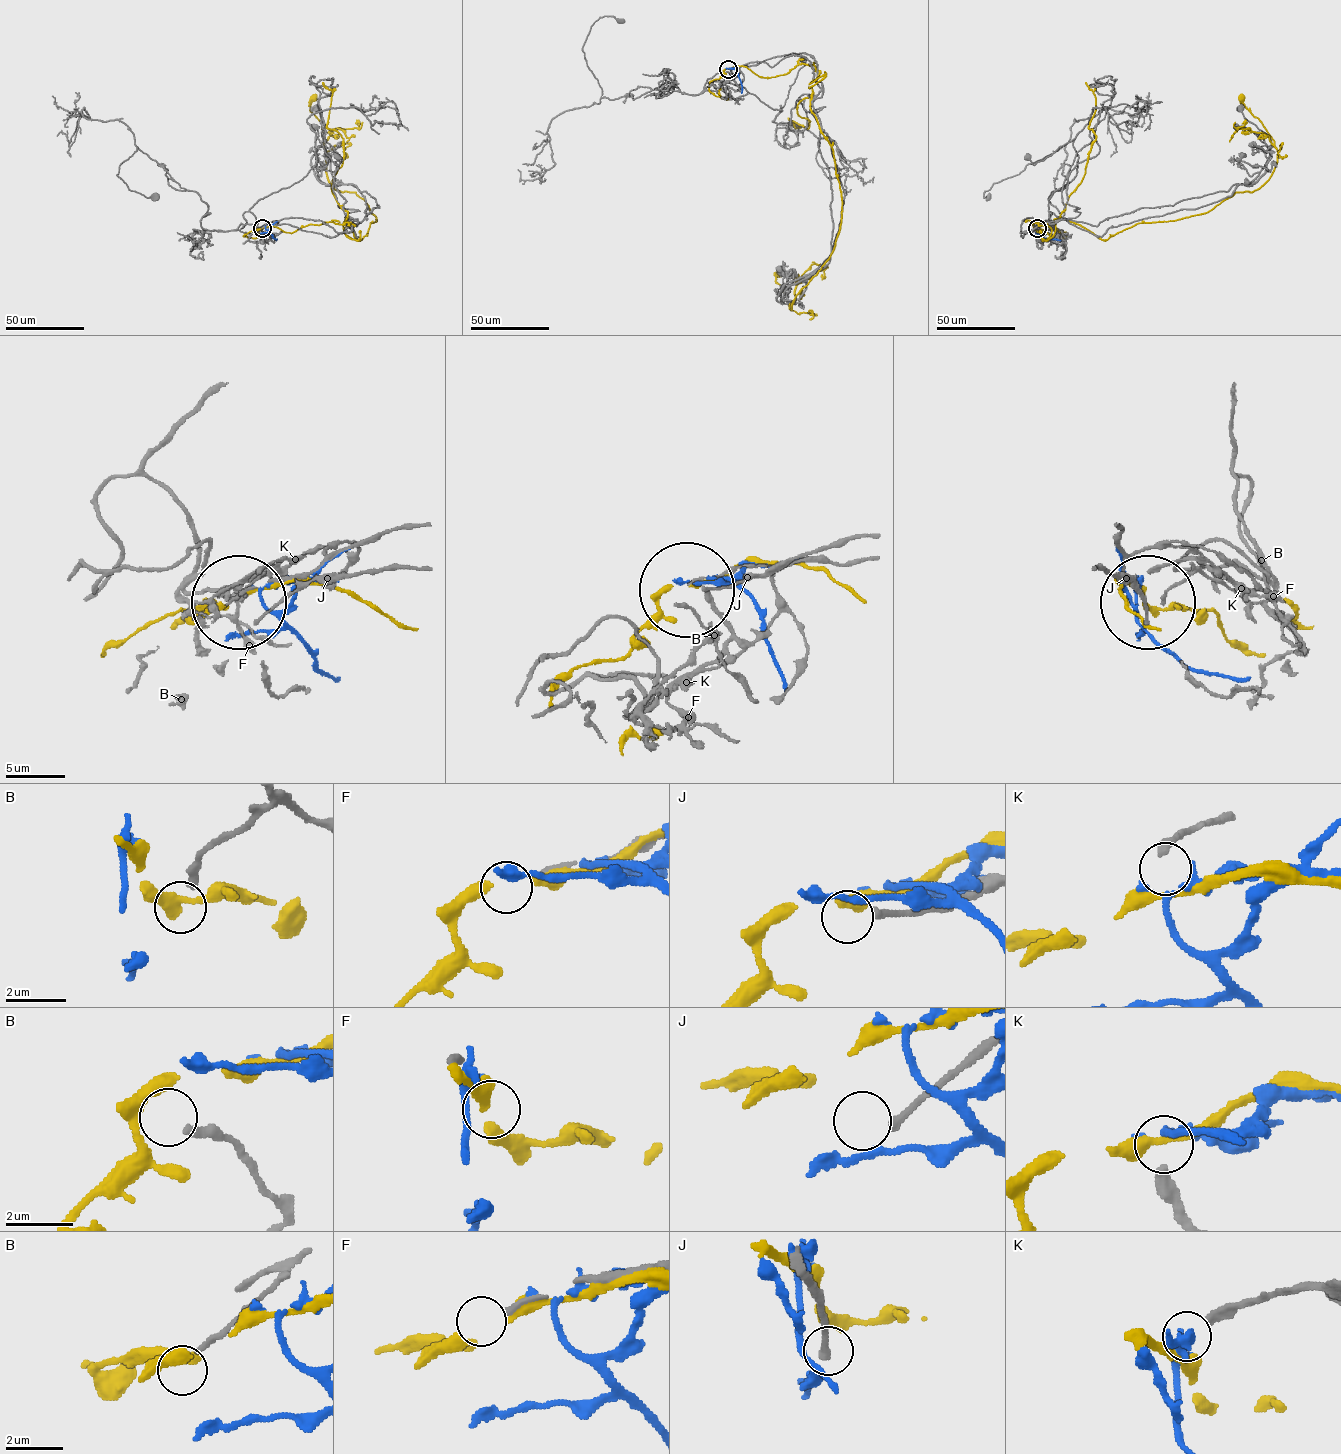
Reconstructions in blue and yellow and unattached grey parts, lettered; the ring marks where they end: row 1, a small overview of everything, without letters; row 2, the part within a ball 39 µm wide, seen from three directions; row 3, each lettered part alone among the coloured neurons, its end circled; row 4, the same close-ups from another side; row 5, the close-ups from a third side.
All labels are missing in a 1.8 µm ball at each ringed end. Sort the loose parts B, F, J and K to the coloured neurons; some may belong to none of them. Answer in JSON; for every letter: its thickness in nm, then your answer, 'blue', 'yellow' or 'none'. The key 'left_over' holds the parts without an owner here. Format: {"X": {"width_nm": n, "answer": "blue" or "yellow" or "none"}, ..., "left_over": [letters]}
{"B": {"width_nm": 200, "answer": "none"}, "F": {"width_nm": 190, "answer": "none"}, "J": {"width_nm": 280, "answer": "none"}, "K": {"width_nm": 360, "answer": "blue"}, "left_over": ["B", "F", "J"]}

